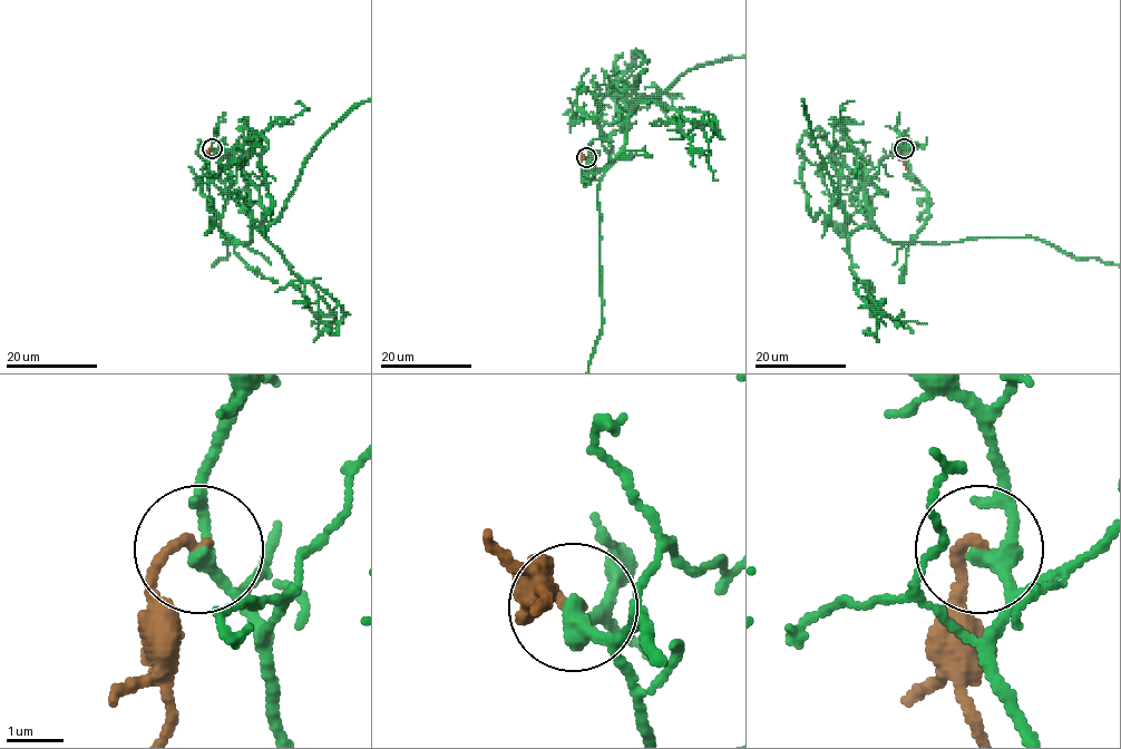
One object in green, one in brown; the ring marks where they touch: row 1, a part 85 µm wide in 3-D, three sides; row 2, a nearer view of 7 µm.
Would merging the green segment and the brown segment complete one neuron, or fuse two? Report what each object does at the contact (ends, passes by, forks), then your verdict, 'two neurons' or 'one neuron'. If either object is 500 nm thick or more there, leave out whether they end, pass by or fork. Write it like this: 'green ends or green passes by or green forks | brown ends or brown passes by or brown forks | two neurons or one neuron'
green passes by | brown ends | two neurons

